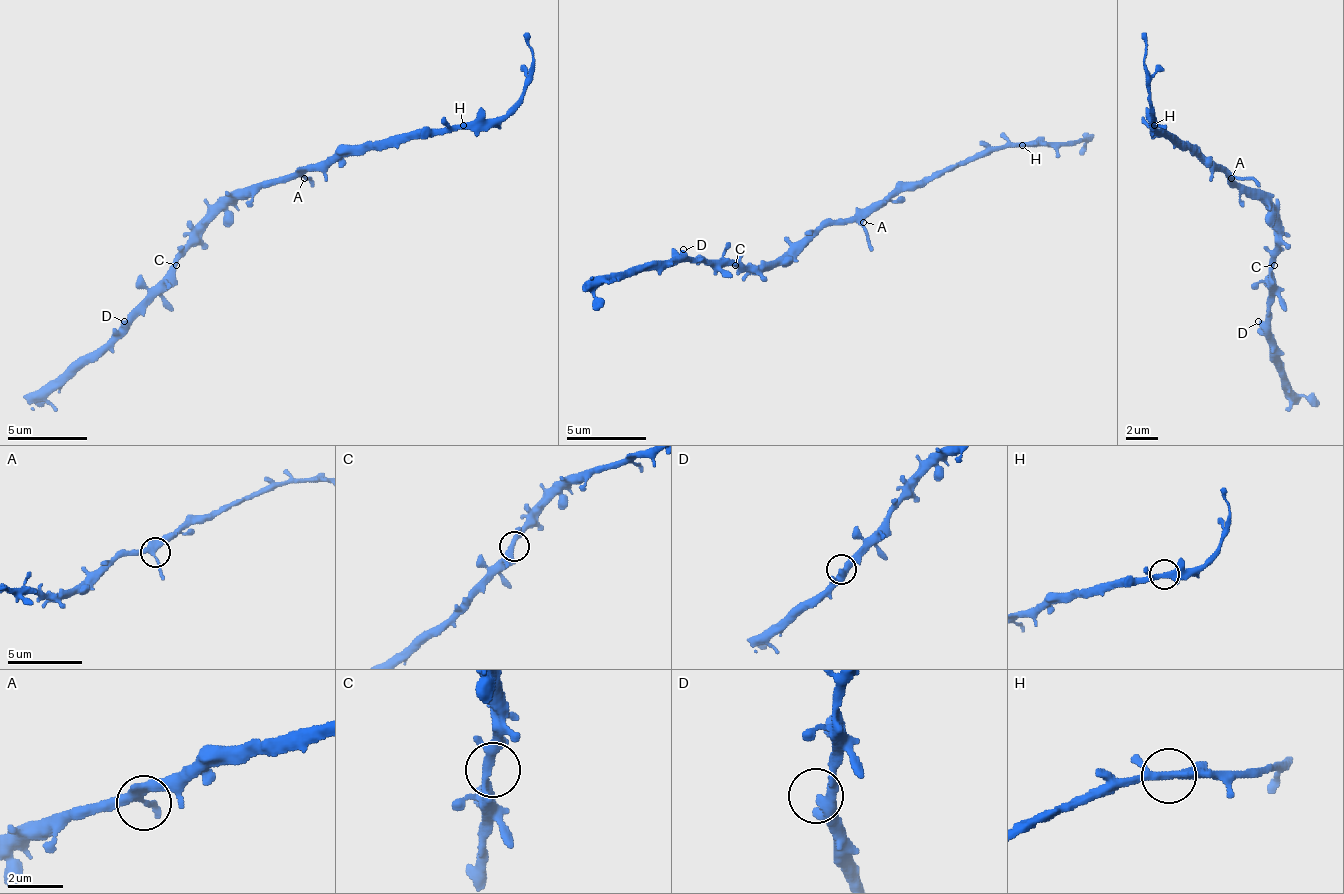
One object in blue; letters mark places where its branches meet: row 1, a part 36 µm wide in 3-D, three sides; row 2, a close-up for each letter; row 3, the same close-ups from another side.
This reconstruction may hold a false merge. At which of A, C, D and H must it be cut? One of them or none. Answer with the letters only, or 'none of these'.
none of these

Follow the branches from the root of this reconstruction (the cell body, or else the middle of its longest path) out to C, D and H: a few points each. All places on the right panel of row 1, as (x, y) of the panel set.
C: (1234, 182), (1270, 214), (1270, 225), (1274, 229), (1274, 265)
D: (1234, 182), (1270, 214), (1270, 225), (1274, 229), (1274, 301), (1270, 305), (1270, 313), (1258, 321)
H: (1234, 182), (1207, 158), (1195, 150), (1187, 150), (1175, 138), (1167, 138), (1155, 126)

